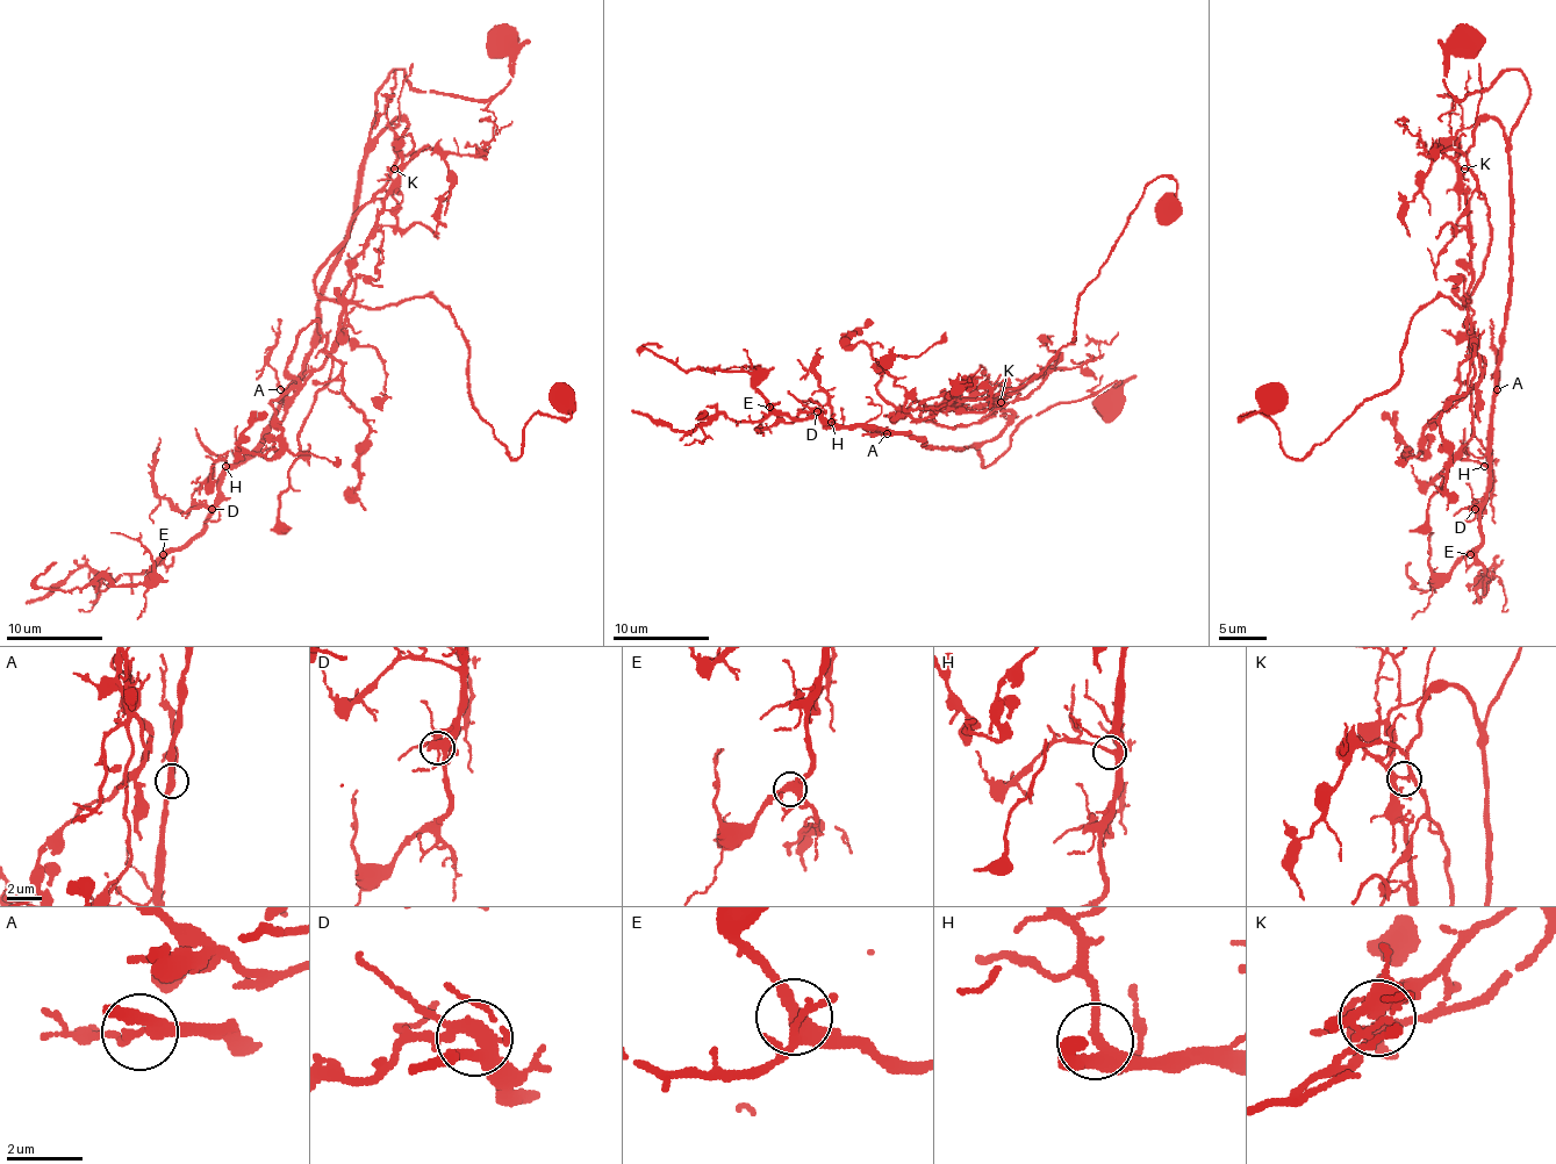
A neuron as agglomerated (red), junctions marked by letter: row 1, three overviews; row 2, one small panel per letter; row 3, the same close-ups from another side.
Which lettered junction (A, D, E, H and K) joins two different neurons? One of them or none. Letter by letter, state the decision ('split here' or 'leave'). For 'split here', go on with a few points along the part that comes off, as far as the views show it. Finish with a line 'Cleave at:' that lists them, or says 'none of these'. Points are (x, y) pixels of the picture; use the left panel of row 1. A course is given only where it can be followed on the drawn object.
A: leave
D: leave
E: leave
H: leave
K: split here; course (394, 169), (343, 295), (442, 303), (465, 342), (471, 403), (514, 459), (537, 410), (571, 416), (554, 387)
Cleave at: K

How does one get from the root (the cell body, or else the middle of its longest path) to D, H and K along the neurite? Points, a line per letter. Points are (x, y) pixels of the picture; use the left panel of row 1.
D: (501, 38), (514, 77), (487, 99), (386, 77), (305, 374), (212, 509)
H: (501, 38), (514, 77), (487, 99), (386, 77), (305, 374), (271, 430), (226, 466)
K: (501, 38), (514, 77), (487, 99), (417, 92), (403, 70), (386, 77), (370, 137), (406, 123), (394, 169)

